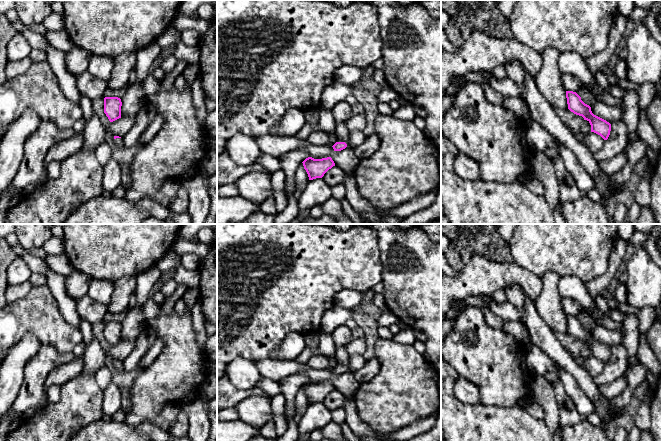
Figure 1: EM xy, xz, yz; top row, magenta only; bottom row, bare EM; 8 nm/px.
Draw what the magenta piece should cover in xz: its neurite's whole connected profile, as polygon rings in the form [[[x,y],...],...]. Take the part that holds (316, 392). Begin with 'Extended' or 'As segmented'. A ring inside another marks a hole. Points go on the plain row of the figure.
As segmented. [[[308,381],[302,387],[308,398],[309,404],[322,402],[329,393],[335,390],[335,387],[331,381],[322,383]]]

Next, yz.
As segmented. [[[566,315],[566,322],[568,333],[574,338],[582,340],[584,344],[587,344],[591,349],[591,356],[594,356],[600,359],[604,364],[607,364],[610,359],[611,348],[594,339],[591,335],[591,331],[585,328],[576,316]]]

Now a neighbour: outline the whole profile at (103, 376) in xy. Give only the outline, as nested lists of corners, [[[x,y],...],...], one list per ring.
[[[105,365],[97,369],[97,371],[94,374],[94,377],[102,391],[104,391],[112,382],[112,374]]]

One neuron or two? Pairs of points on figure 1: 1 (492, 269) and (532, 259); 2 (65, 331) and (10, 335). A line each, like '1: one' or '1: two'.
1: two
2: one

